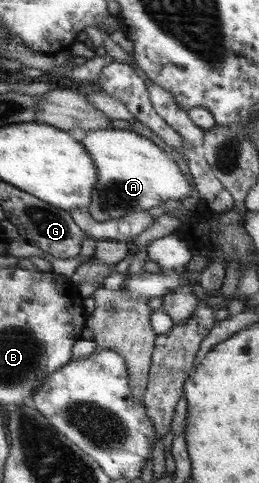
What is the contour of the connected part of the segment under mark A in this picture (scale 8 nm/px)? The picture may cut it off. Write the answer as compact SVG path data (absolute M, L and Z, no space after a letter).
M106 128L77 133L86 151L94 159L98 169L97 187L93 190L93 202L87 212L97 220L116 220L134 212L148 211L168 200L184 200L196 192L193 176L184 174L170 154L153 140L134 131Z

